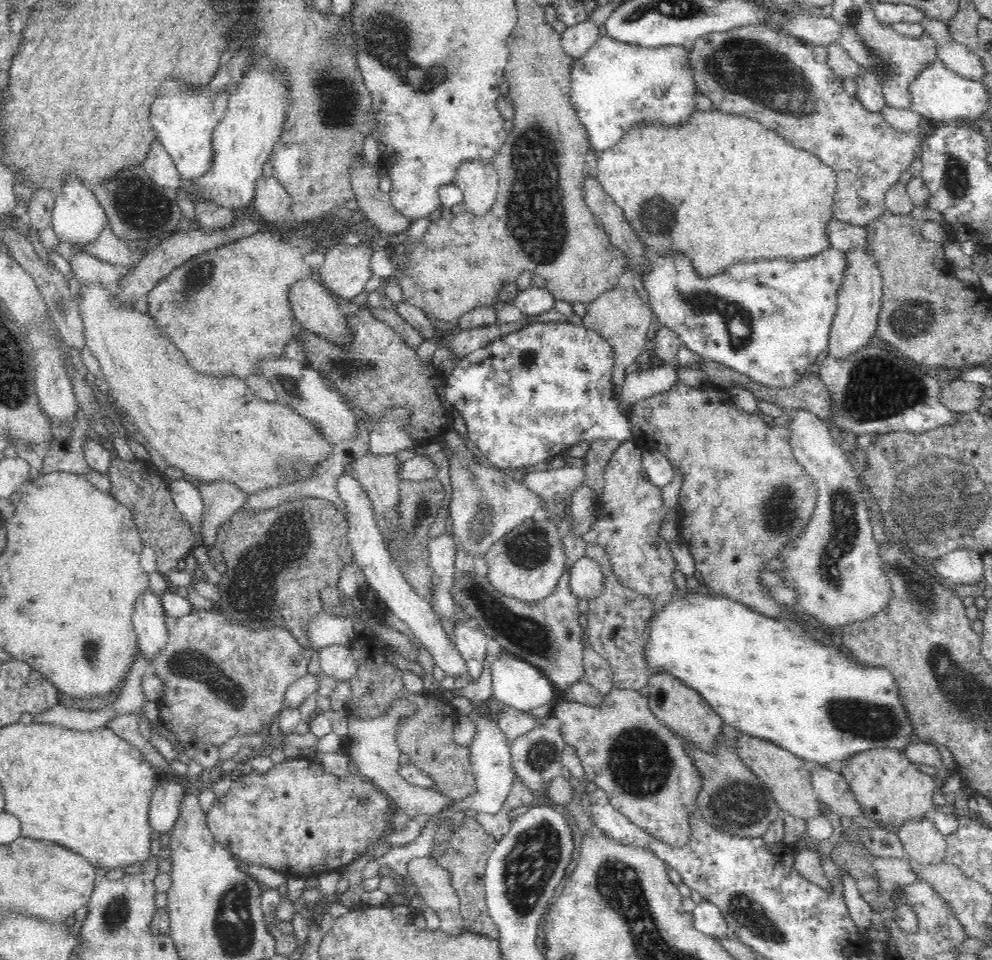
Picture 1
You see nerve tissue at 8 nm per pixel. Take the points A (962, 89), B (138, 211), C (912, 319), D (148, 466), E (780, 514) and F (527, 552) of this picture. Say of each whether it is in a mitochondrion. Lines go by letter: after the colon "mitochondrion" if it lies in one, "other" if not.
A: other
B: mitochondrion
C: mitochondrion
D: other
E: mitochondrion
F: mitochondrion

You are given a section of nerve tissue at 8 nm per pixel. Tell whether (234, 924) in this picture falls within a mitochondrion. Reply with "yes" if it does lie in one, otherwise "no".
yes

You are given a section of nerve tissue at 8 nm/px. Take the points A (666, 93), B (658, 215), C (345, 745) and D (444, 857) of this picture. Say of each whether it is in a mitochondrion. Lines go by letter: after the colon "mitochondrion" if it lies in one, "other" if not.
A: other
B: mitochondrion
C: other
D: other

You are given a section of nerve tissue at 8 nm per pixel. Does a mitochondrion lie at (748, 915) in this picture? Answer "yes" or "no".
yes

